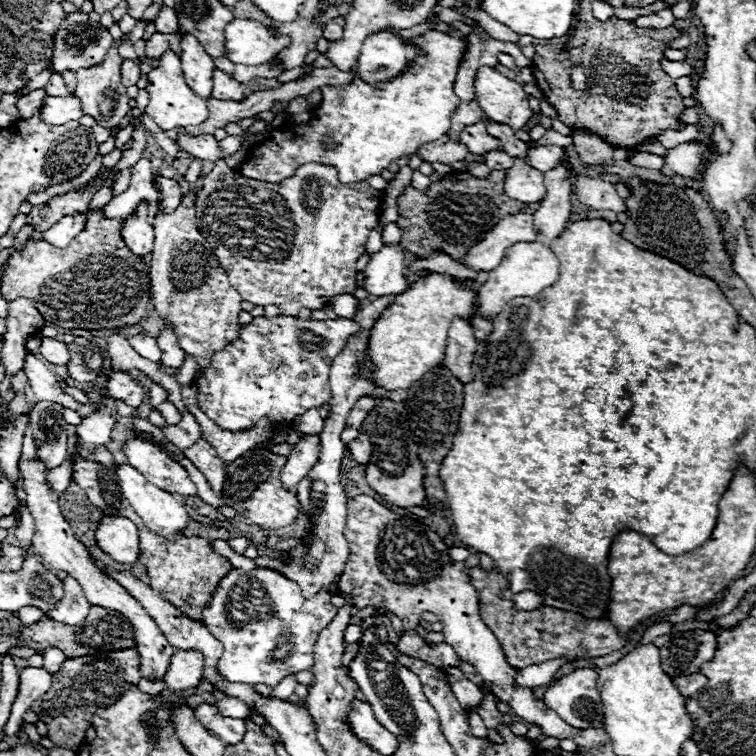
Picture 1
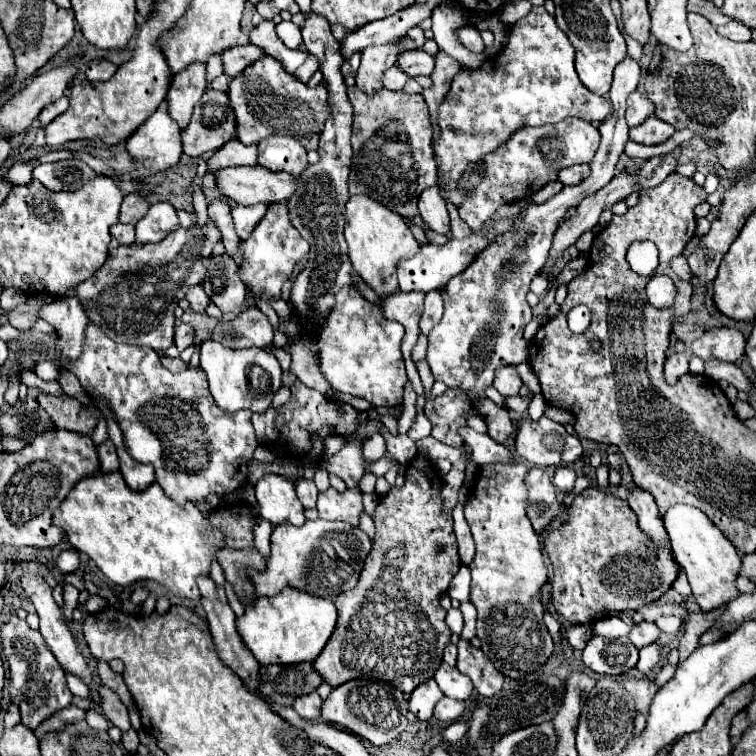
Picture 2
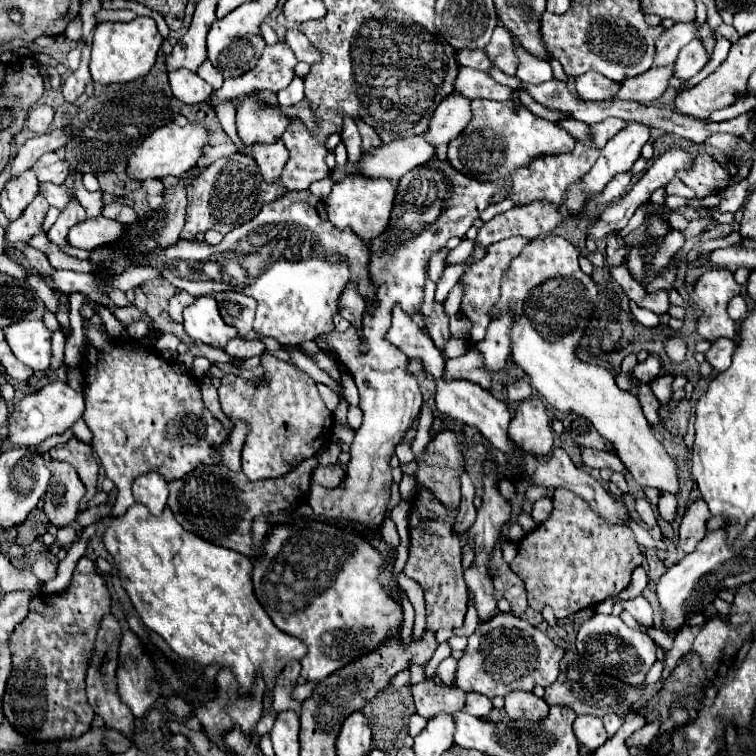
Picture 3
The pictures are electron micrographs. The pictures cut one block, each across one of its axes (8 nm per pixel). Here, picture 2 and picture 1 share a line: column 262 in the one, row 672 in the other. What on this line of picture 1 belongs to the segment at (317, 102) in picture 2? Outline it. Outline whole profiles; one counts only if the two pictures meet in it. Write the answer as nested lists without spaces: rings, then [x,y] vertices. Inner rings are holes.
[[[134,648],[114,650],[98,656],[78,656],[78,660],[64,660],[62,668],[52,676],[52,686],[46,694],[42,694],[32,710],[40,716],[42,722],[48,724],[48,738],[62,748],[70,748],[78,752],[86,730],[92,726],[92,716],[98,708],[106,708],[114,704],[130,684],[140,682],[140,656]]]

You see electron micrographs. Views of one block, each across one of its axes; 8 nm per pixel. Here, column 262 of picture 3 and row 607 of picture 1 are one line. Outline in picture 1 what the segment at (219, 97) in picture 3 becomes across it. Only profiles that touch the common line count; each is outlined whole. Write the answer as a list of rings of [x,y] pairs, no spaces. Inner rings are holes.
[[[66,576],[62,584],[64,596],[62,600],[58,600],[58,604],[54,604],[54,608],[50,608],[50,612],[46,612],[46,616],[64,626],[76,626],[88,616],[90,602],[86,600],[80,584],[72,576]]]

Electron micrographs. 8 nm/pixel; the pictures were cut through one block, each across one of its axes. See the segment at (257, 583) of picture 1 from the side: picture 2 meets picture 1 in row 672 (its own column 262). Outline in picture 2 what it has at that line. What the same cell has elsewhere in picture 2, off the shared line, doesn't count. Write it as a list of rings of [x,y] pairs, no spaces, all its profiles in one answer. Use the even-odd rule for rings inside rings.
[[[270,204],[264,220],[254,228],[248,240],[240,242],[240,252],[244,256],[244,262],[240,266],[242,280],[252,288],[252,292],[258,292],[264,300],[270,300],[272,296],[280,298],[282,284],[290,278],[292,268],[298,260],[308,256],[308,242],[296,234],[296,228],[288,222],[288,212],[284,204]]]

